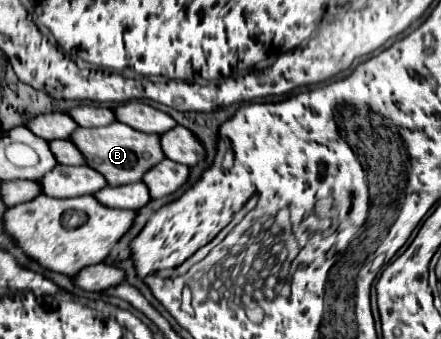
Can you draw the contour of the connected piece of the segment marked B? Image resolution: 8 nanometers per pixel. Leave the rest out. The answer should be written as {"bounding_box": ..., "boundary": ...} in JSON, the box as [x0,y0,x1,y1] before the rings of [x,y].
{"bounding_box":[69,122,163,186],"boundary":[[[113,122],[103,128],[75,128],[69,140],[83,154],[85,164],[97,170],[107,180],[109,186],[123,186],[123,184],[139,182],[149,168],[153,168],[155,164],[163,160],[163,150],[159,148],[157,134],[145,134],[121,122]]]}

